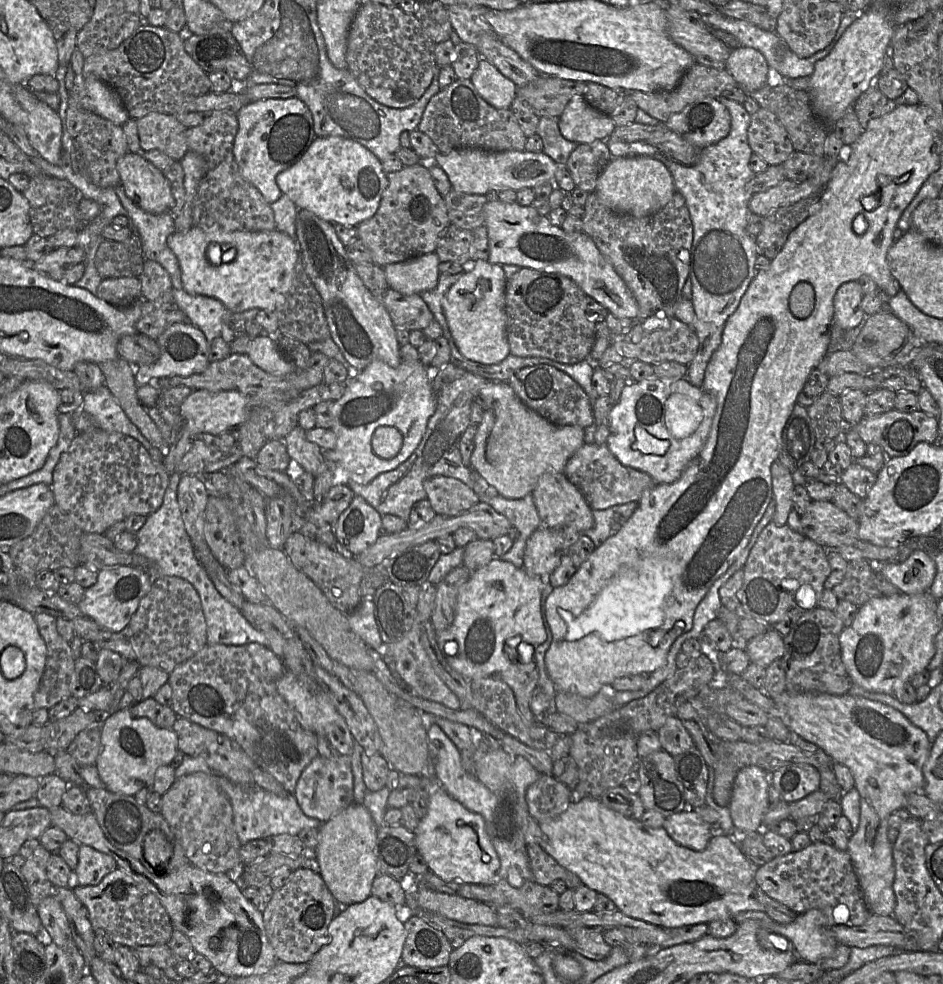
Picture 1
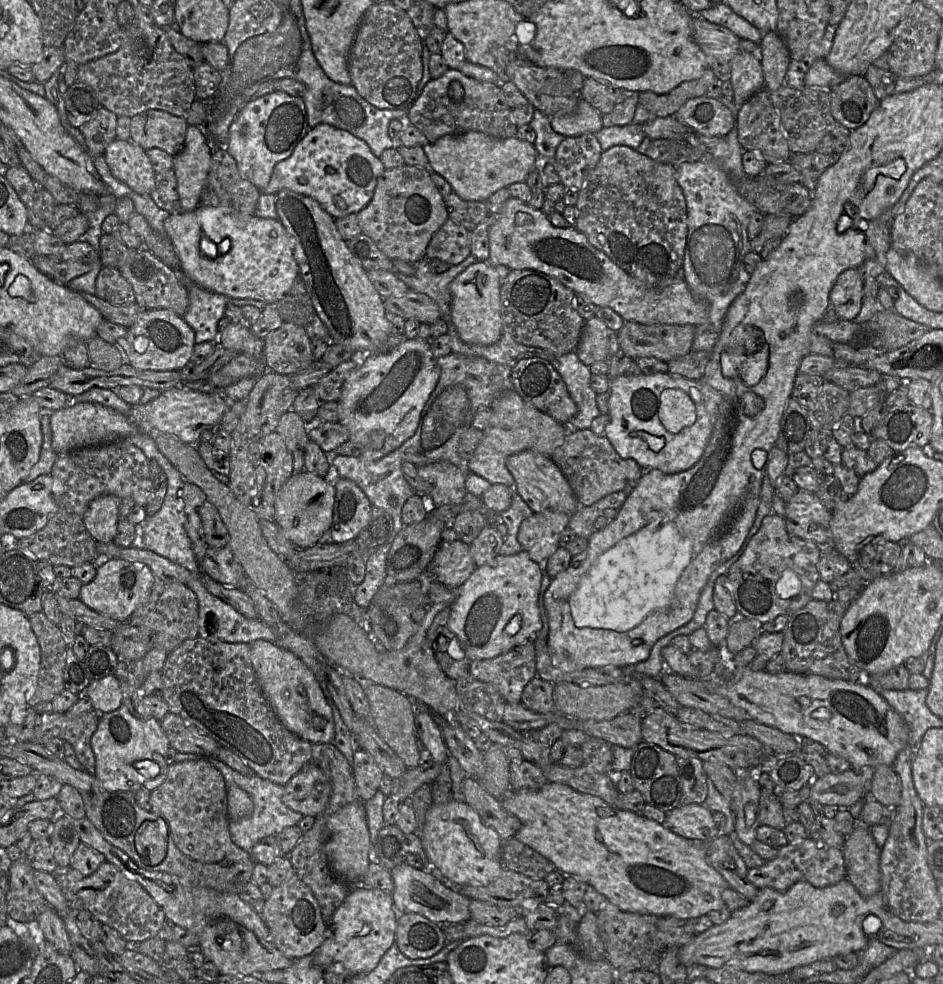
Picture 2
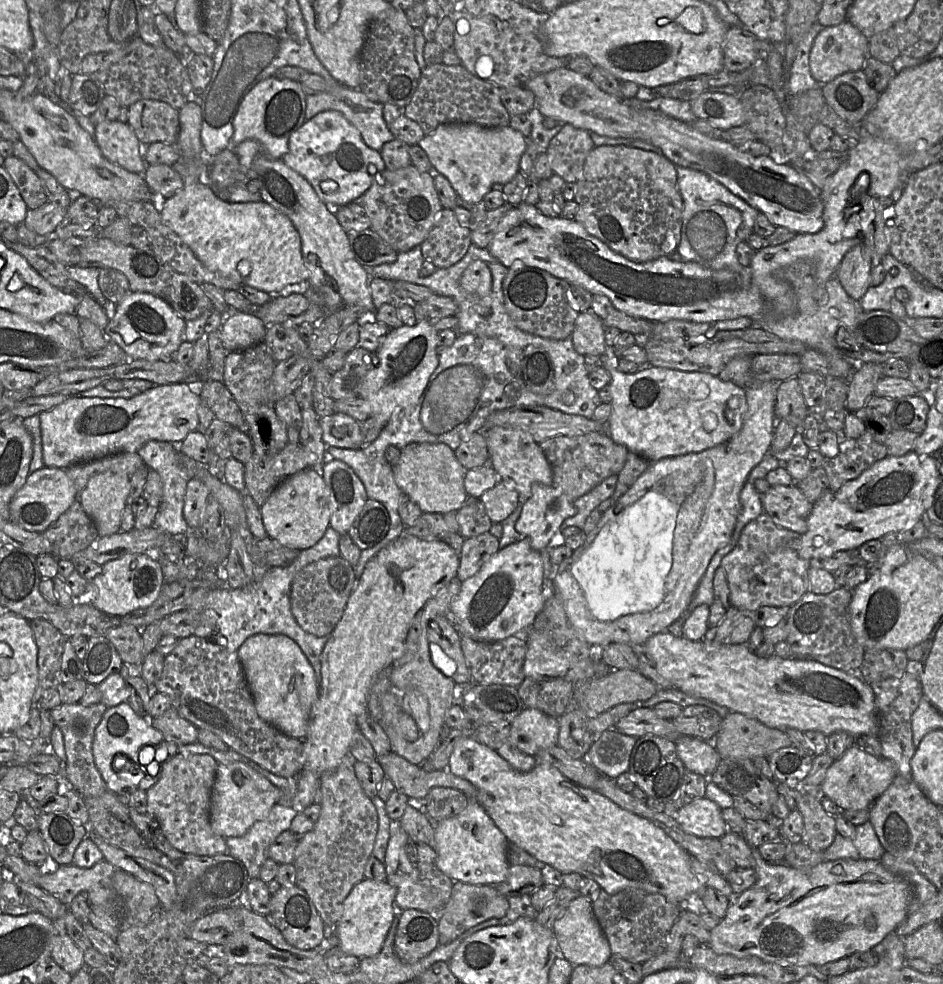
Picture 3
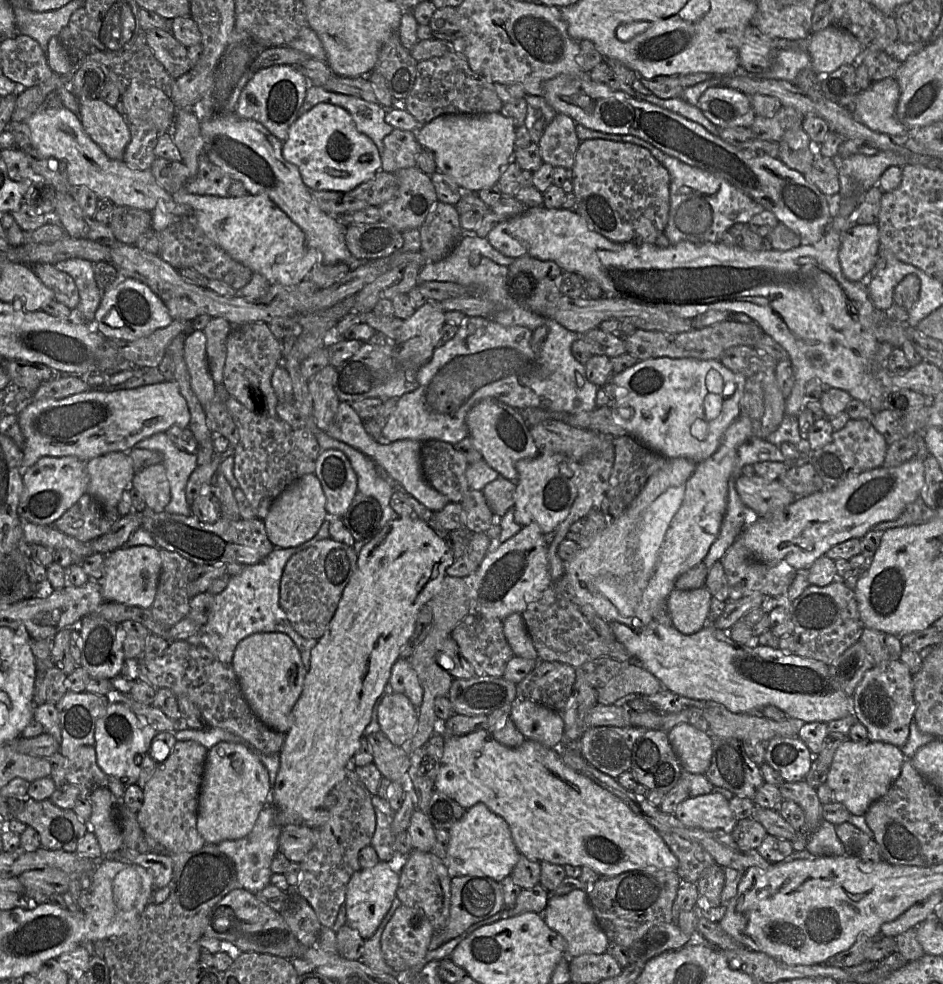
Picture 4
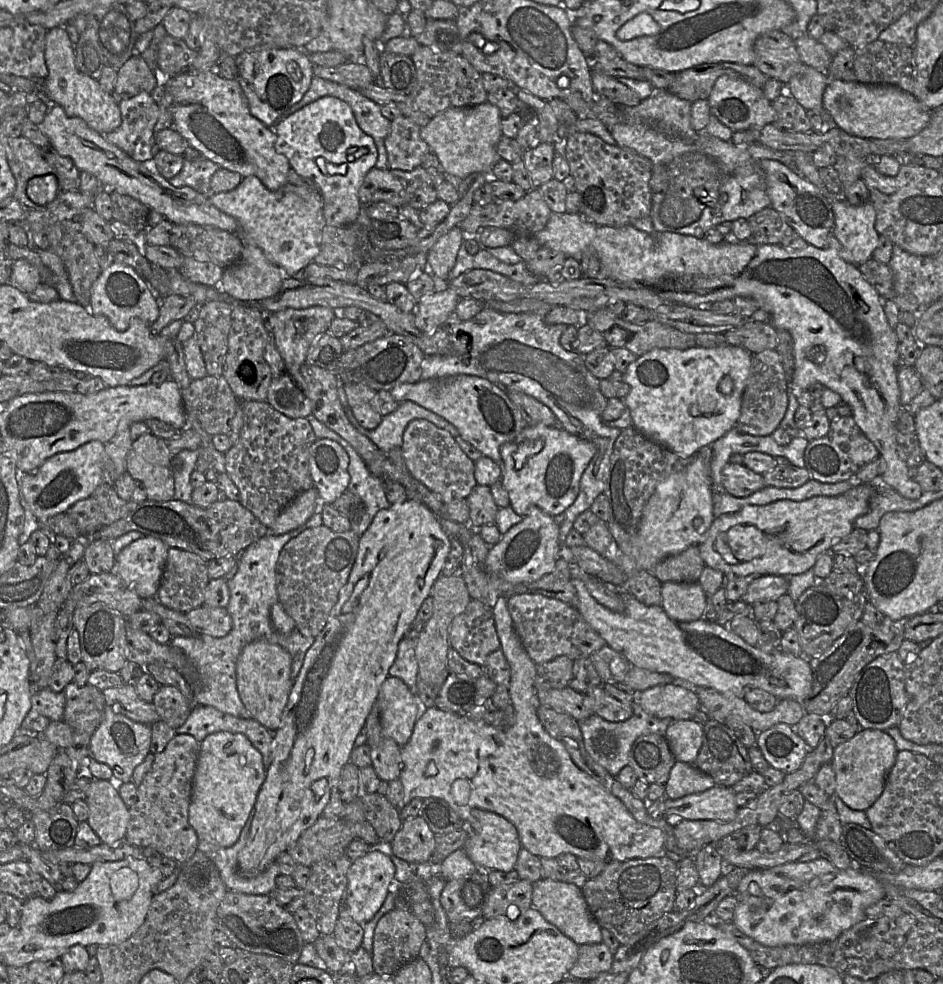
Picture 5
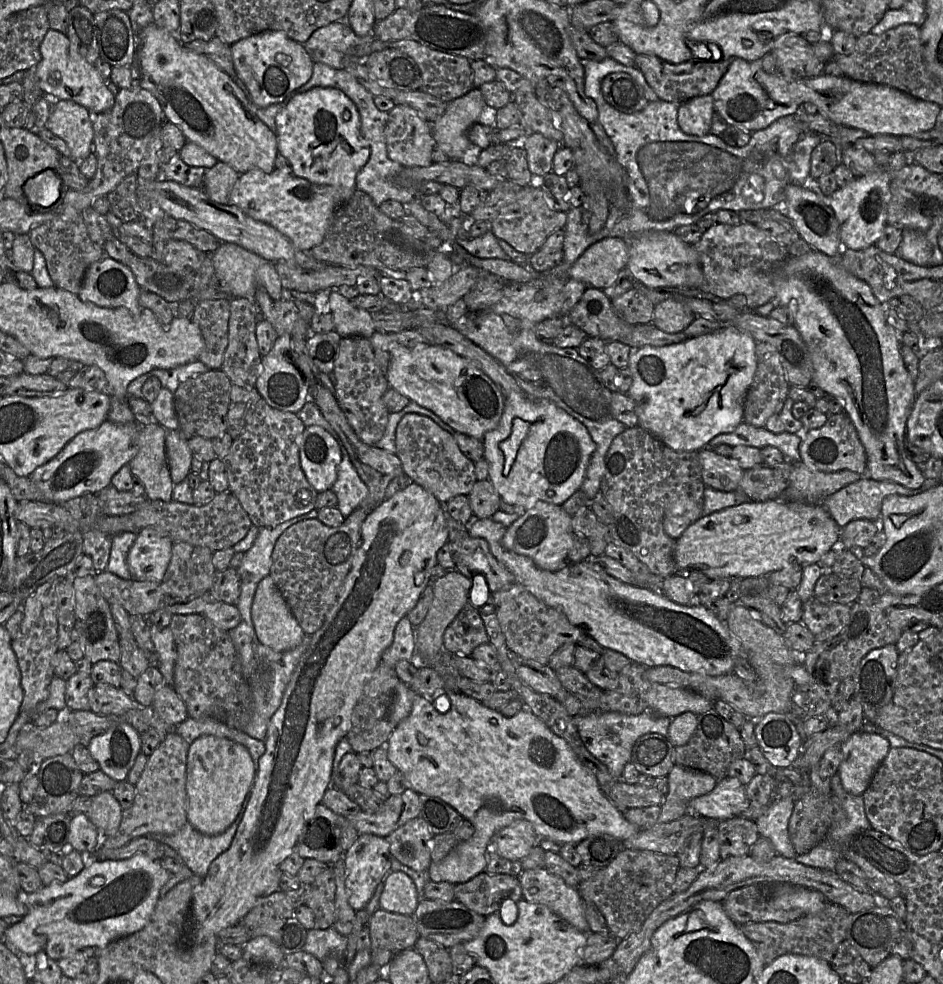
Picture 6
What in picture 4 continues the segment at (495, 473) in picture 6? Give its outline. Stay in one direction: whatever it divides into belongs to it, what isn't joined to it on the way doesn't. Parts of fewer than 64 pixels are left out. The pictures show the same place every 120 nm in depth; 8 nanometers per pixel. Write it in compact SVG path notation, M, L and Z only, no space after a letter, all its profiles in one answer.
M538 454L535 458L519 460L516 465L518 479L516 481L514 519L522 526L536 522L544 534L554 531L567 517L578 493L578 476L580 462L573 461L562 454Z

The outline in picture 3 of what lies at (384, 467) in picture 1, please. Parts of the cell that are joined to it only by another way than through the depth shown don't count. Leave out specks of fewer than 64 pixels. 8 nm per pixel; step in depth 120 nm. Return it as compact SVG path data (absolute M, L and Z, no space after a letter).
M431 320L417 322L414 326L402 325L388 333L375 352L377 365L364 377L359 392L359 398L370 404L371 415L383 416L388 424L396 411L409 413L415 409L438 366L437 346L438 331Z

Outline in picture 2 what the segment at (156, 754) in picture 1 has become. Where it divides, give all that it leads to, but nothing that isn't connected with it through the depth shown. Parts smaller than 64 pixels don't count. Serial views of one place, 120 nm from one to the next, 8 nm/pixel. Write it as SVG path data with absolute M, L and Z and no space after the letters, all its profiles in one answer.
M122 705L119 709L104 713L91 739L96 760L96 777L109 792L137 792L145 780L150 779L153 754L165 756L170 749L169 740L160 721L155 718L141 719Z

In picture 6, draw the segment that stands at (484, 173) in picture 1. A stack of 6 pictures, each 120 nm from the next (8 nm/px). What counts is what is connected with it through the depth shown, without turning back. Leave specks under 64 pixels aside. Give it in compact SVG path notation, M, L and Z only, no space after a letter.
M478 88L449 102L443 115L431 123L437 147L450 160L461 161L474 156L478 150L469 140L468 130L473 124L481 122L486 111L488 105Z

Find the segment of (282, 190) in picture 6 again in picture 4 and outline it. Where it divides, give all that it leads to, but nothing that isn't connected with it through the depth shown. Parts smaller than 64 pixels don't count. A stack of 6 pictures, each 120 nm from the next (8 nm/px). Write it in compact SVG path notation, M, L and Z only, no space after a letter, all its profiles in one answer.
M182 187L172 194L174 201L191 209L193 221L208 238L226 251L233 259L247 266L252 272L263 275L271 285L294 286L309 277L316 264L323 263L319 250L310 246L301 228L264 194L247 194L242 197L217 197L190 194Z

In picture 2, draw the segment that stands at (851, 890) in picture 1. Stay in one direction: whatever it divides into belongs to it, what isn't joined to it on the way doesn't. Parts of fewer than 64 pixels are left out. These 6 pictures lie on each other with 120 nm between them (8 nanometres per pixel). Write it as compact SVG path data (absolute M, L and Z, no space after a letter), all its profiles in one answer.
M806 838L797 844L787 843L778 849L775 858L760 867L748 869L747 877L758 889L772 888L786 891L799 881L806 881L817 888L832 886L846 879L847 871L843 849Z

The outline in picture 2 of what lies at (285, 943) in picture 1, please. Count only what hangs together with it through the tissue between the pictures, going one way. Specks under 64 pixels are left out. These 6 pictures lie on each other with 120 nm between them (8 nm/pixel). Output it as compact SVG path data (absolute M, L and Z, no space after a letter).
M296 874L274 888L265 902L261 917L275 947L290 959L298 959L317 951L328 929L313 892Z

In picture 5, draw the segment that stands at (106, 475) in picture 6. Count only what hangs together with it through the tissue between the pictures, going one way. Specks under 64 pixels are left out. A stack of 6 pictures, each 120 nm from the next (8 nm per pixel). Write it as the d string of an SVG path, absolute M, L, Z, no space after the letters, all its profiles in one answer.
M92 440L75 450L55 454L30 473L21 473L19 489L24 509L38 521L66 513L76 502L89 497L105 482L105 444Z

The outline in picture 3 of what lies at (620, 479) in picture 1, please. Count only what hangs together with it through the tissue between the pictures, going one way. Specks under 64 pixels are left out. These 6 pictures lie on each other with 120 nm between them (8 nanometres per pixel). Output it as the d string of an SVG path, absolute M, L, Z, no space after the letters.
M607 431L576 436L556 436L540 443L553 471L553 485L572 501L585 495L611 475L618 475L624 467L629 450L612 440Z

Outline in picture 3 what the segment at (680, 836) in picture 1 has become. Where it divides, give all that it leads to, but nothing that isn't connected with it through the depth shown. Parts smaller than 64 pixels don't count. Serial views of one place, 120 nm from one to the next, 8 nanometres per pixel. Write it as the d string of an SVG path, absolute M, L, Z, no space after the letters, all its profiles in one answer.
M703 797L681 807L675 813L674 818L683 831L688 834L719 839L728 830L721 810L715 802Z

